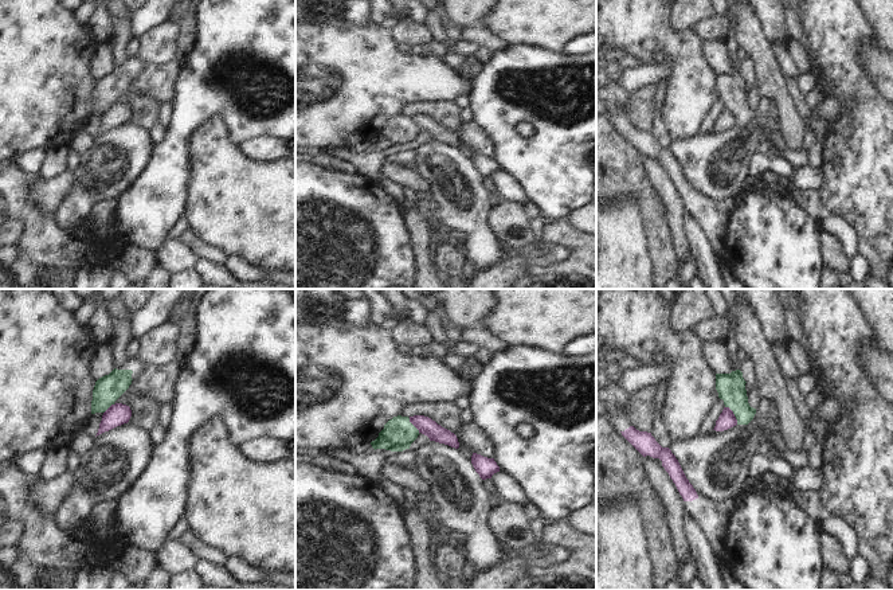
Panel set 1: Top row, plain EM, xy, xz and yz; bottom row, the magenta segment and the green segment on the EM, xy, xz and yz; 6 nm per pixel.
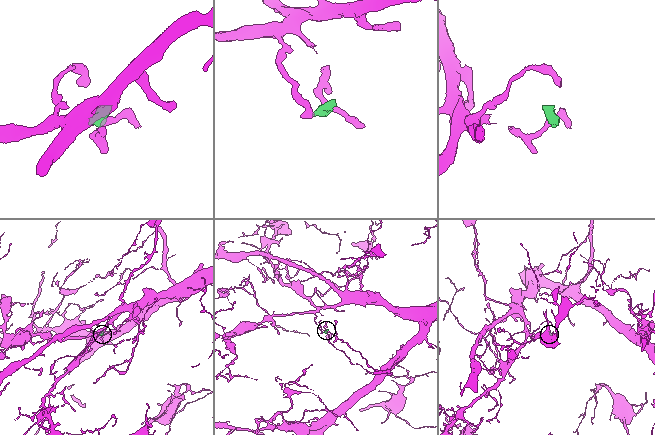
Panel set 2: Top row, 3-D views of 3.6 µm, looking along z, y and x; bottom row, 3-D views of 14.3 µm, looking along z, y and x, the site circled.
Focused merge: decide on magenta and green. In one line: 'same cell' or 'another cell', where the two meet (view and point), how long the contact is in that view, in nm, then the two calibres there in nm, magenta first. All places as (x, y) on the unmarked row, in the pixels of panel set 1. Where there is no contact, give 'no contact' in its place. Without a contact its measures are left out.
another cell; contact yz (733, 113); length 130 nm; calibres 110 and 170 nm

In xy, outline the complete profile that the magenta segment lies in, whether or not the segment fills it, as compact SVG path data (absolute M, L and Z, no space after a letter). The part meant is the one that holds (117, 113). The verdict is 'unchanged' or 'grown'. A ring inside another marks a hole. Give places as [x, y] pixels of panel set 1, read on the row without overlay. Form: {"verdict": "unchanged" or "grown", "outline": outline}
{"verdict": "unchanged", "outline": "M122 102L111 103L102 114L97 134L109 130L117 125L128 122L132 116L129 105Z"}

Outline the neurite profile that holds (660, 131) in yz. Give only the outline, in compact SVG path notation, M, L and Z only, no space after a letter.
M662 105L654 108L654 126L651 134L662 146L670 146L670 144L673 142L673 137L670 136L662 118Z

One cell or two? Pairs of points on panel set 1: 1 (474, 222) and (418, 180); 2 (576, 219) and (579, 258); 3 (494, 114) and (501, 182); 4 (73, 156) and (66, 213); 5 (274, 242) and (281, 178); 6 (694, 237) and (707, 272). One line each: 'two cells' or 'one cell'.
1: two cells
2: two cells
3: two cells
4: two cells
5: one cell
6: one cell

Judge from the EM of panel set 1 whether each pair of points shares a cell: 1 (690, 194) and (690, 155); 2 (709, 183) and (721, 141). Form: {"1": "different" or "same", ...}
{"1": "different", "2": "same"}

